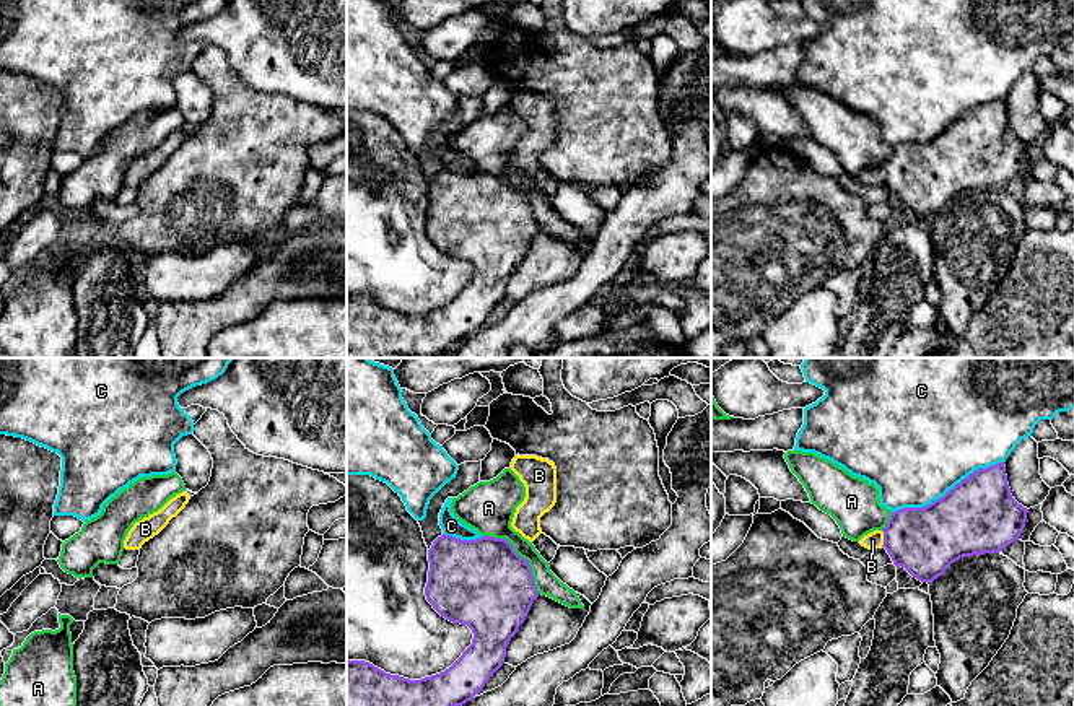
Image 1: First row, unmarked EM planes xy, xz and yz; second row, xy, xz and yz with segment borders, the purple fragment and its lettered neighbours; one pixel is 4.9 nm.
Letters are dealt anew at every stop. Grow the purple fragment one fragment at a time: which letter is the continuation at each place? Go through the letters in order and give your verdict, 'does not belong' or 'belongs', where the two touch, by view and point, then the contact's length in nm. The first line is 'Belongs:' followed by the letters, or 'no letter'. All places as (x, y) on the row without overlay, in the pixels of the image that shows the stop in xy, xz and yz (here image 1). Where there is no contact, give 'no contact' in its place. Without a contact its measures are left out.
Belongs: B
A: does not belong | xz (518, 191) | 400 nm
B: belongs | yz (884, 174) | 80 nm
C: does not belong | yz (949, 126) | 600 nm

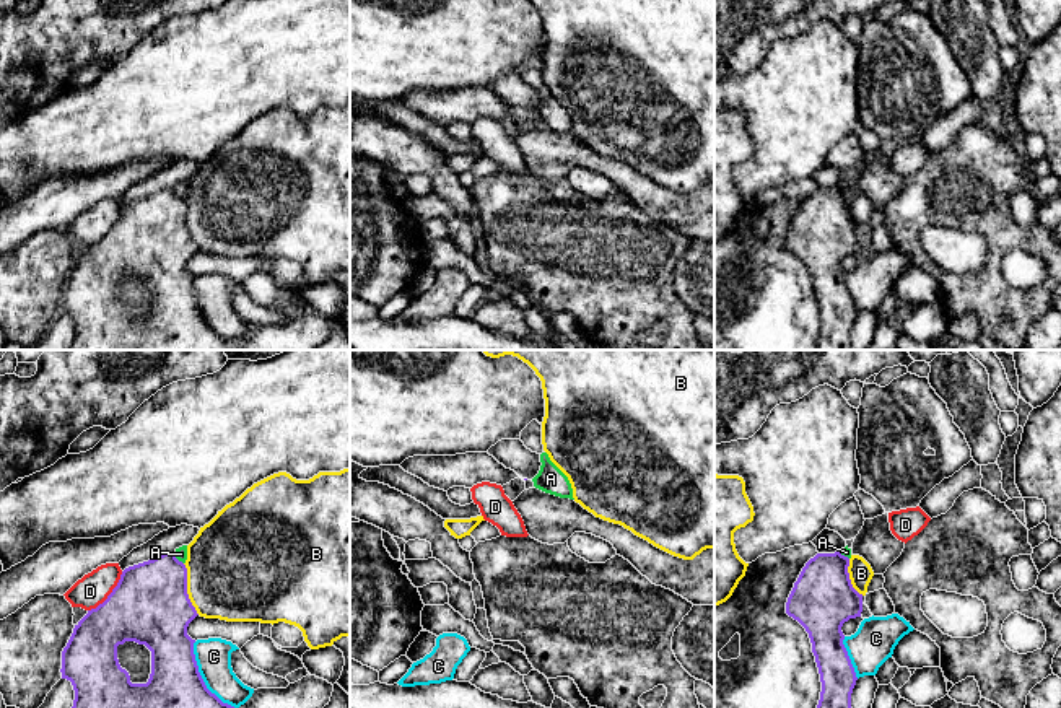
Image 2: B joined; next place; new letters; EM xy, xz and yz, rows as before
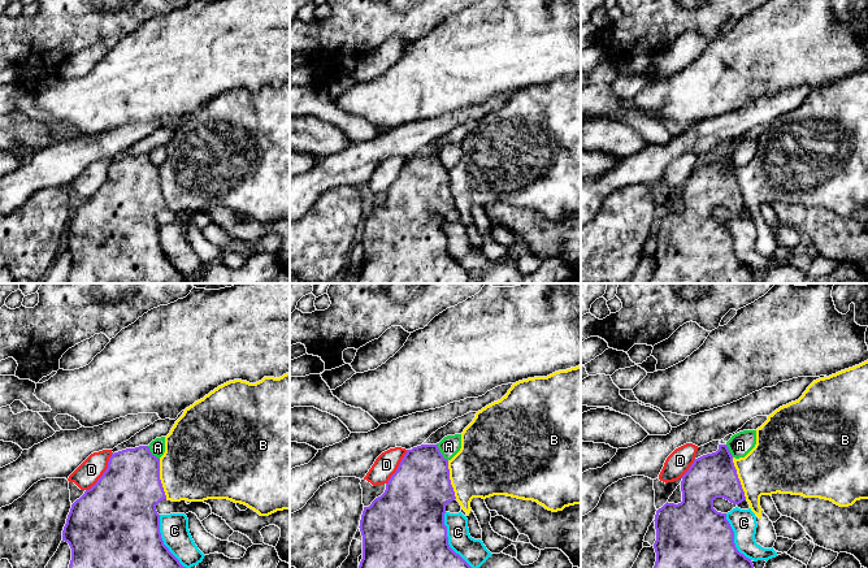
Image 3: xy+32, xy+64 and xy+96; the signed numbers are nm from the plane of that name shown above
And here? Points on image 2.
Belongs: no letter
A: does not belong | xy (176, 194) | 80 nm
B: does not belong | xy (186, 225) | 260 nm
C: does not belong | xy (202, 314) | 400 nm
D: does not belong | xy (109, 230) | 260 nm

